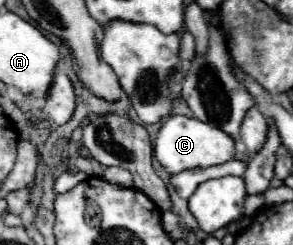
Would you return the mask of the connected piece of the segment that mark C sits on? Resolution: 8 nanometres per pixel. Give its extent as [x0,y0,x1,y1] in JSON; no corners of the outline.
[153,115,235,173]

